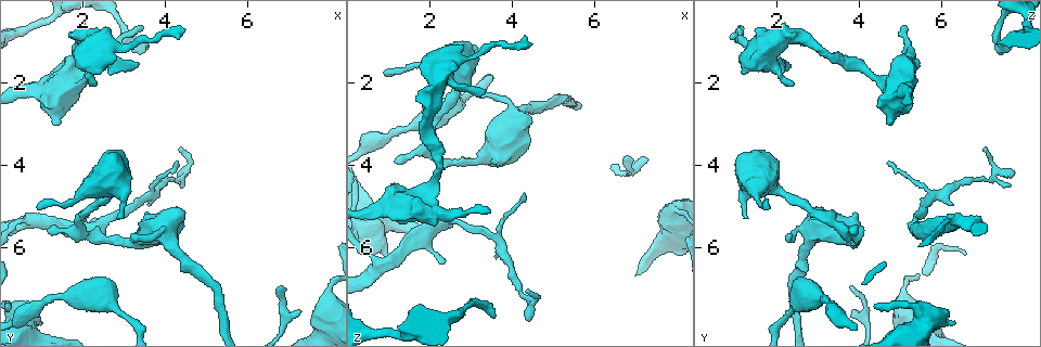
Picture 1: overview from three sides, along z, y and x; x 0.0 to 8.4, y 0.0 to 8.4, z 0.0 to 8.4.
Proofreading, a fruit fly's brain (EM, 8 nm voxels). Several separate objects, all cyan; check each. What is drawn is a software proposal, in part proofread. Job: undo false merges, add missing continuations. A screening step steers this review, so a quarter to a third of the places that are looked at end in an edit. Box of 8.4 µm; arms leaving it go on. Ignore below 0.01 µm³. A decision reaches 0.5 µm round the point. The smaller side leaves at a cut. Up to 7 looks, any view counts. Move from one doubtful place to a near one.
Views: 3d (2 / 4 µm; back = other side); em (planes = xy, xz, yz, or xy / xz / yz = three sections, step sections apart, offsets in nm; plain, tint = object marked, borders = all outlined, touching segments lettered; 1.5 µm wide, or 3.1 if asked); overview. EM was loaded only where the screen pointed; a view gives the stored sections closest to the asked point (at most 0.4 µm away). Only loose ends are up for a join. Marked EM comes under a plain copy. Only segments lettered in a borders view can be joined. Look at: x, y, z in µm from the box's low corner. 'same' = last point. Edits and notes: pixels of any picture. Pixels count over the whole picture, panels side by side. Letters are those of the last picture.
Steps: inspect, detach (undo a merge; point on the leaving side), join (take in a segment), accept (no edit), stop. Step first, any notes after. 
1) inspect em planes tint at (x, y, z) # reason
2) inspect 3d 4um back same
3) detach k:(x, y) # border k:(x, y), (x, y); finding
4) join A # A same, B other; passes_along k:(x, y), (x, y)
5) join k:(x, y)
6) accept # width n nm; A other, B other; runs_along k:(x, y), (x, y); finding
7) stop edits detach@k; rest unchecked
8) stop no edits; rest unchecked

inspect em yz step 8 borders at (4.35, 0.95, 0.85) # an open end

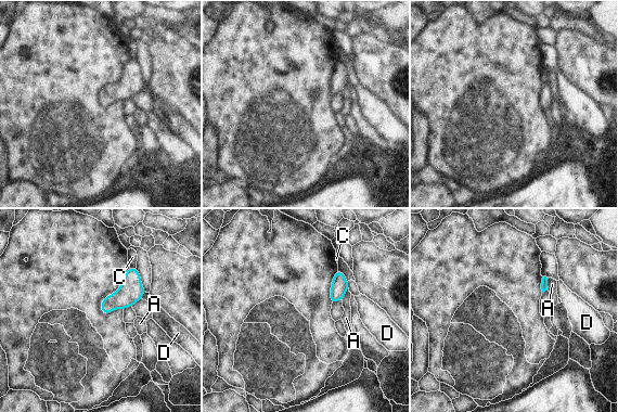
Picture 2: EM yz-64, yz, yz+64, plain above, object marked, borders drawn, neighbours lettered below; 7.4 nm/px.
inspect em planes borders same

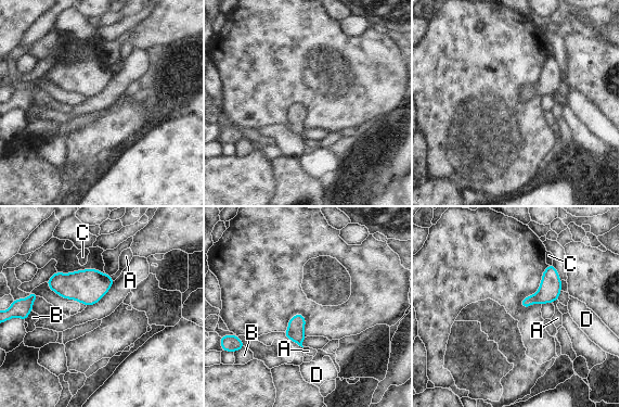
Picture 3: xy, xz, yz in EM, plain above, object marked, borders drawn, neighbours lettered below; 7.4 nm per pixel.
accept # A other, B other, C other, D other; border 3:(110, 276), (114, 280); none of them fits

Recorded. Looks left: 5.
inspect 3d 2um at (3.50, 0.65, 5.05) # thin end

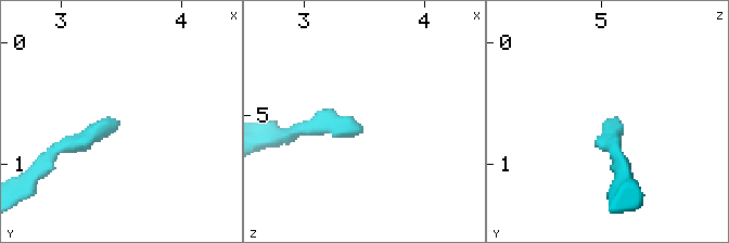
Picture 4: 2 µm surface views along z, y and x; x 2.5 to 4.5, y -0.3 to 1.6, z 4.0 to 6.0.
inspect em yz step 4 tint at (3.50, 0.64, 5.10)

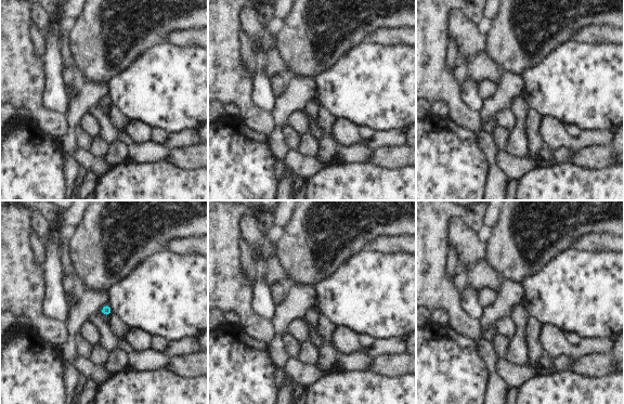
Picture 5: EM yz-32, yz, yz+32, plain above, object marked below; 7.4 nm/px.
inspect em xz step 4 borders same # another direction

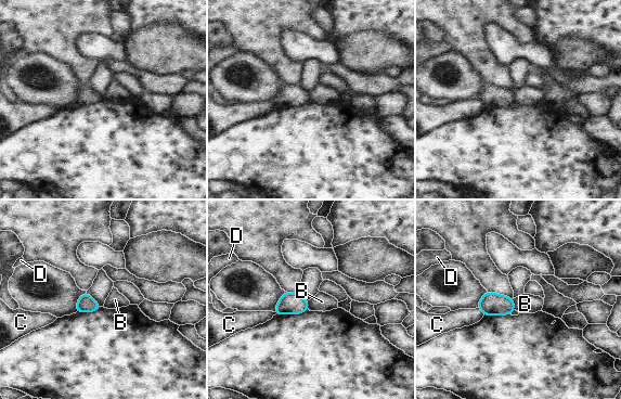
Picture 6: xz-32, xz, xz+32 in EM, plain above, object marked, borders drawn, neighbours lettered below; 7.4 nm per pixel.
accept # B other, C other, D other; border 6:(513, 298), (516, 309); none of them fits

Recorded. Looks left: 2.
inspect em xz step 8 tint at (2.70, 5.20, 5.35) # sudden change in width

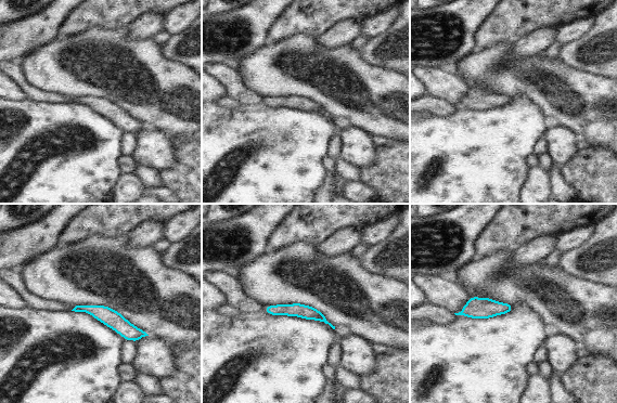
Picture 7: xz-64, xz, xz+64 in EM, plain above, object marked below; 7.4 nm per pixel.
inspect em xz step 8 borders same # what lies round it

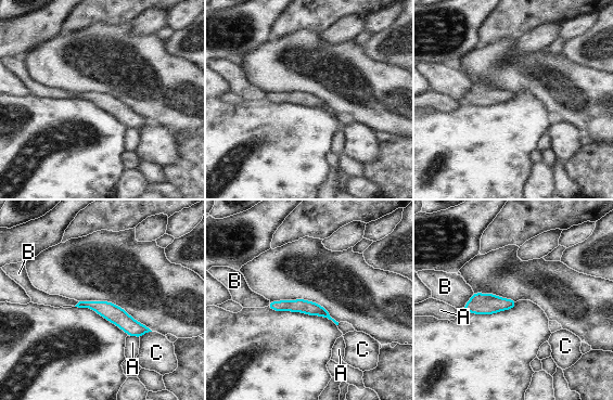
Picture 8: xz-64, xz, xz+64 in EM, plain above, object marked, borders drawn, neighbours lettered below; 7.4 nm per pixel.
accept # width 100 nm; A other, B other, C other; border 8:(473, 292), (470, 299), (458, 309); all the same neuron

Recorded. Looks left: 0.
stop no edits; rest unchecked

